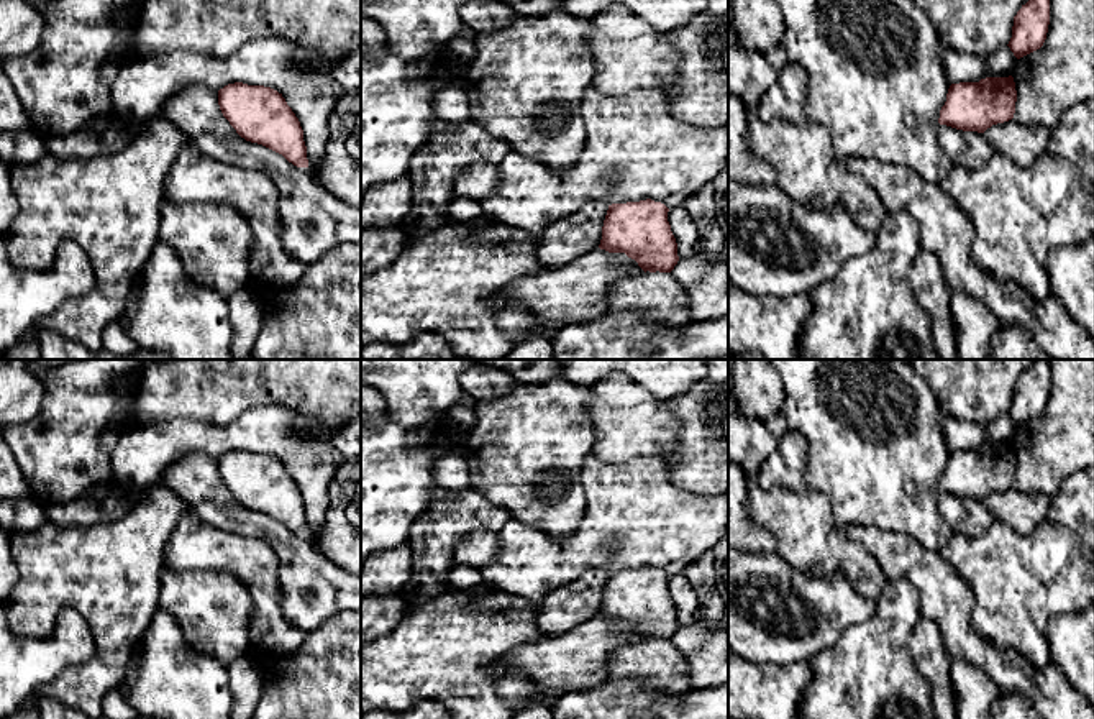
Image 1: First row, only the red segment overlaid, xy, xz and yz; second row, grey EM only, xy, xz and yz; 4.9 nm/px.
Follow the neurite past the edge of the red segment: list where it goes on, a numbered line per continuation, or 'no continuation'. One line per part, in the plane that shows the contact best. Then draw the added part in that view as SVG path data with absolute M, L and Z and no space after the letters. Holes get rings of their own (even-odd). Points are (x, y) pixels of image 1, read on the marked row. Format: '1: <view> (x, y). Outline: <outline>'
no continuation

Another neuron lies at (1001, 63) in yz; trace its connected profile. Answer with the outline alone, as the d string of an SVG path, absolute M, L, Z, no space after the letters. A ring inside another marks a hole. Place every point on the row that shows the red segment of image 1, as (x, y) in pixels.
M1009 46L996 49L992 54L984 57L986 71L989 77L1009 77L1014 76L1017 57Z

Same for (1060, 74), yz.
M1050 0L1043 46L1014 67L1014 120L1053 128L1074 105L1094 98L1094 0Z

